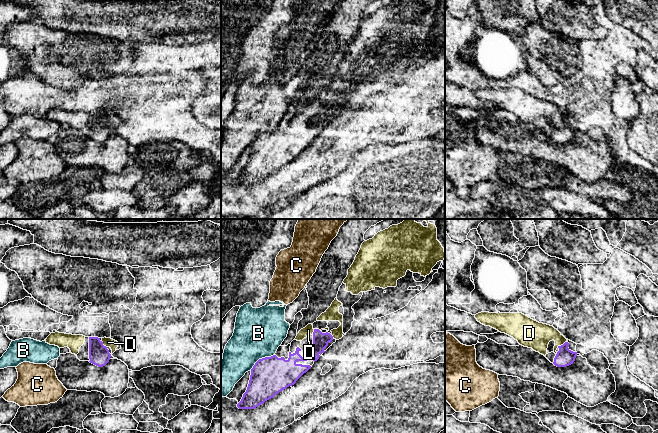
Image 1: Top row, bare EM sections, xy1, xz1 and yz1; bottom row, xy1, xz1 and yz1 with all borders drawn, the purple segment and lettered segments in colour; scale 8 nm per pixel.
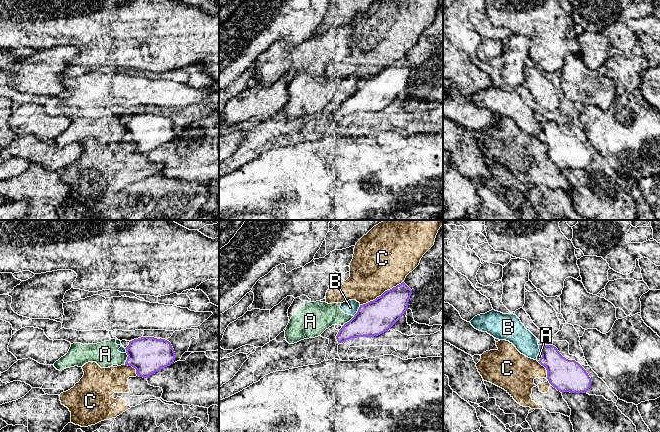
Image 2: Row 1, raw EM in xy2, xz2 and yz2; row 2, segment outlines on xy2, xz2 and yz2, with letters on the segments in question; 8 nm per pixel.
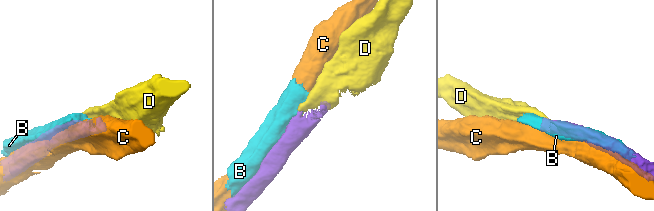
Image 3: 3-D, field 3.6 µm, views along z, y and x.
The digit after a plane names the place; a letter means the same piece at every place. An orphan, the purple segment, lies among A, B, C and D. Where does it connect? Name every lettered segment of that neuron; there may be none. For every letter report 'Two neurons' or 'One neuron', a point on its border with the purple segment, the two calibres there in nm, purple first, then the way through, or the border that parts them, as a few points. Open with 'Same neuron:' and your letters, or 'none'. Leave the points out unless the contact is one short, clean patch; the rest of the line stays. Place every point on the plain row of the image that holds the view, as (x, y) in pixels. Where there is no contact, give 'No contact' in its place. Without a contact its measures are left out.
Same neuron: D
A: Two neurons. Touches purple at xz2 (349, 97). Thickness 280 nm (purple) against 240 nm
B: Two neurons. Touches purple at xz1 (262, 134). Thickness 300 nm (purple) against 400 nm
C: Two neurons. Touches purple at xz2 (382, 70). Thickness 280 nm (purple) against 440 nm
D: One neuron. Touches purple at yz1 (563, 120). Thickness 140 nm (purple) against 220 nm

